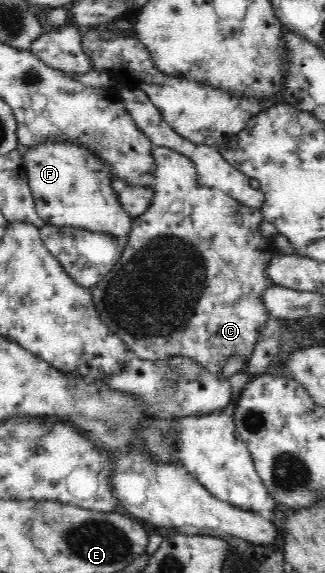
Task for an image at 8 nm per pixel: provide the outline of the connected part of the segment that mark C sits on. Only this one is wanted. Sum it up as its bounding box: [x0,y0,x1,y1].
[89,146,278,375]

